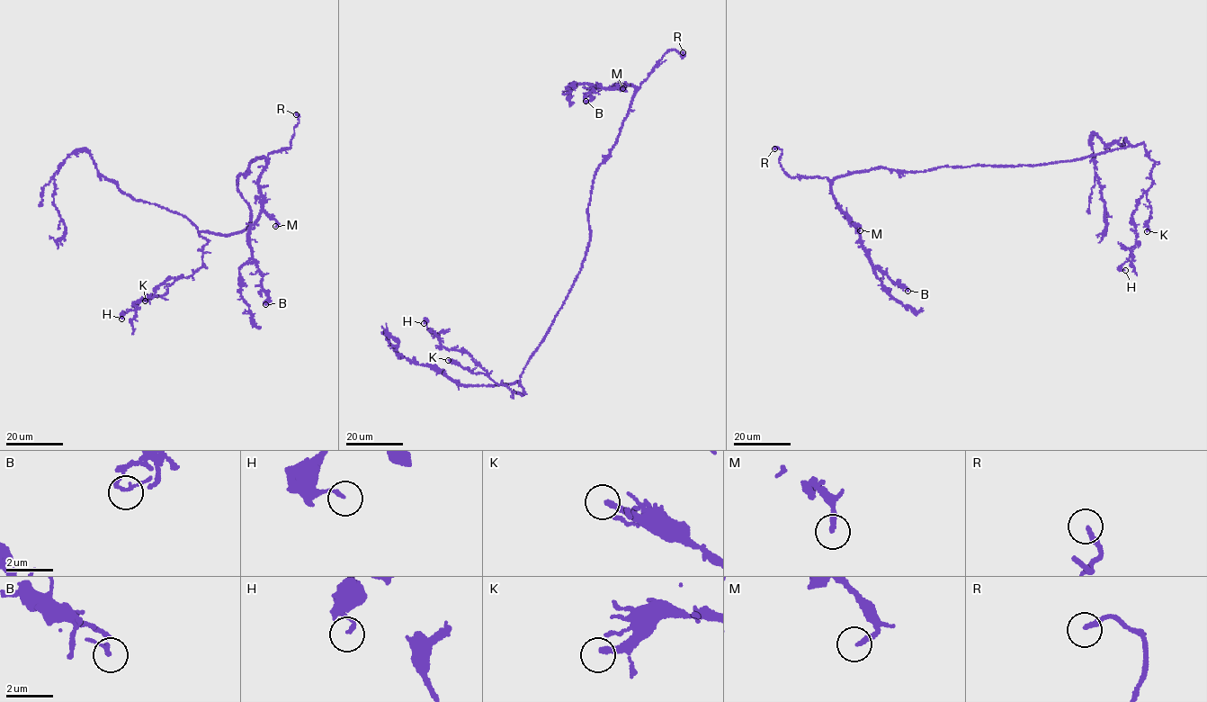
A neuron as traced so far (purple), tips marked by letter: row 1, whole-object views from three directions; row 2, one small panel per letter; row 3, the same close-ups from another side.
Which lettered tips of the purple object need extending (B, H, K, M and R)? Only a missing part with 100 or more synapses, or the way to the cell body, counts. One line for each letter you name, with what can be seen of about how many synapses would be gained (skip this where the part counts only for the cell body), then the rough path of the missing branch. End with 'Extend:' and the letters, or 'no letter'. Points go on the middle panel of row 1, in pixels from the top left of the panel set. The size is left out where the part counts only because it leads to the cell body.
R: (683, 52), (675, 43), (655, 35)
Extend: R

